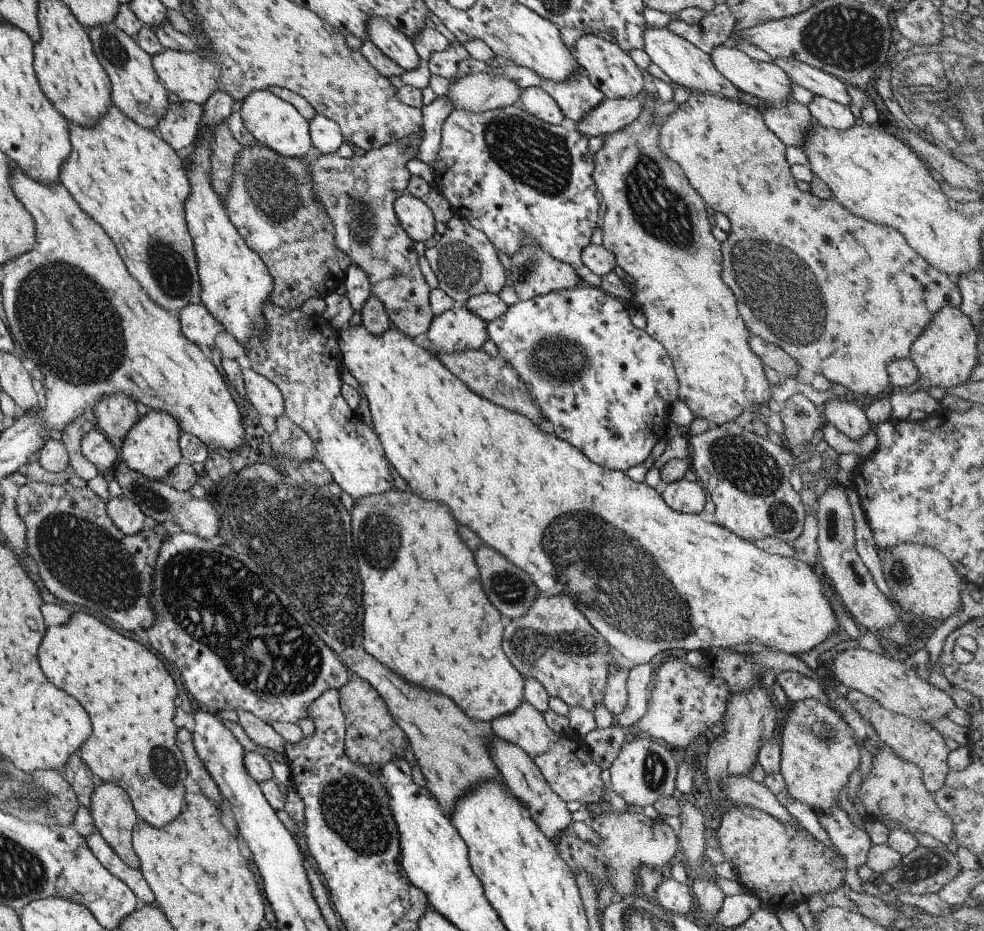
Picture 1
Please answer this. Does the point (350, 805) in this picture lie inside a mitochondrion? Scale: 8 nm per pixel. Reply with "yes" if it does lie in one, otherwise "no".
yes

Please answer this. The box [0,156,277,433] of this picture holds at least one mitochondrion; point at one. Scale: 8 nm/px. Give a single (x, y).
(63, 314)

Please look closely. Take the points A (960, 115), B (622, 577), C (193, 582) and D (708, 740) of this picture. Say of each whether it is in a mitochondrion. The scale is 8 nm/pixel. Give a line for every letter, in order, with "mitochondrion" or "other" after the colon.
A: mitochondrion
B: mitochondrion
C: mitochondrion
D: other

